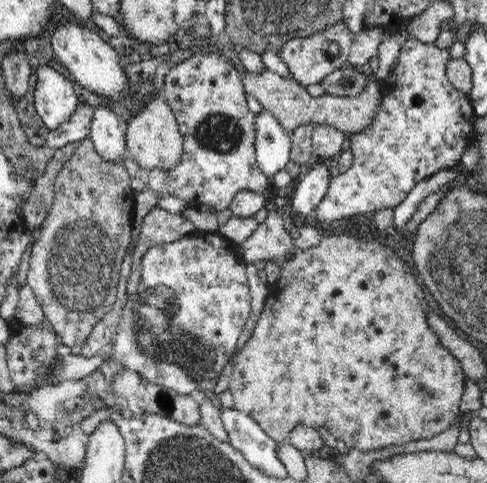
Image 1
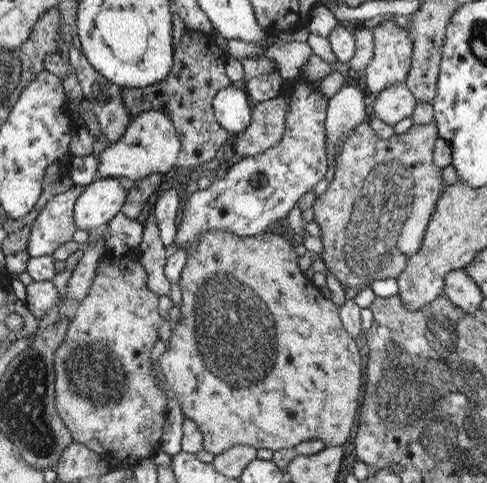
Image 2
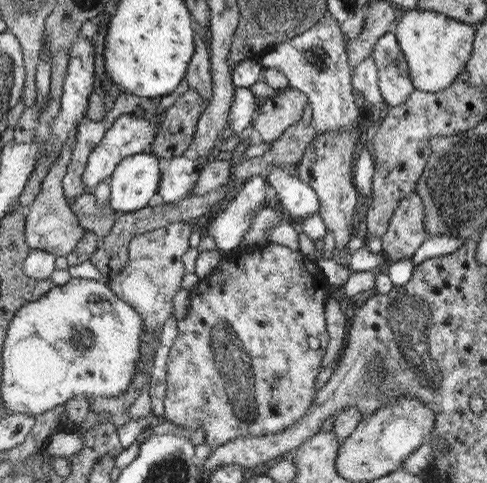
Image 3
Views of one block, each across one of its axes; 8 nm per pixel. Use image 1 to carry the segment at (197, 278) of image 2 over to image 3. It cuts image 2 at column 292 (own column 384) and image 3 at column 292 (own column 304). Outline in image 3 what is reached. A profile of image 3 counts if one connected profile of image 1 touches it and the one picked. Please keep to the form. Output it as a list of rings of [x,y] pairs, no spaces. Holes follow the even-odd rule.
[[[281,244],[225,252],[217,268],[189,292],[189,312],[177,322],[177,336],[165,364],[165,420],[191,434],[201,428],[209,448],[219,448],[237,438],[283,434],[283,430],[295,426],[299,416],[311,410],[315,376],[329,342],[323,318],[327,286],[317,264]]]

